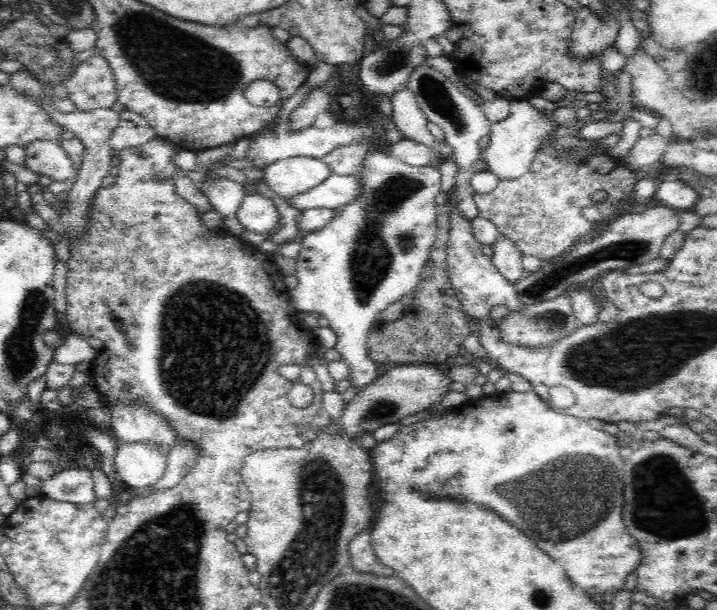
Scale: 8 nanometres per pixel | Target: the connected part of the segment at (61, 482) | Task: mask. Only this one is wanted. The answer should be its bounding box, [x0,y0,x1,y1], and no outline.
[42,469,97,504]

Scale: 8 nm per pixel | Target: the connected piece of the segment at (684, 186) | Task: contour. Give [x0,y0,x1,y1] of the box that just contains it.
[655,181,700,210]

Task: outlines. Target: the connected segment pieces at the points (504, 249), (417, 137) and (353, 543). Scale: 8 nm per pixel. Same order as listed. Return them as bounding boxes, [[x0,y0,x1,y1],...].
[[491,234,528,286],[391,86,457,165],[349,530,394,577]]

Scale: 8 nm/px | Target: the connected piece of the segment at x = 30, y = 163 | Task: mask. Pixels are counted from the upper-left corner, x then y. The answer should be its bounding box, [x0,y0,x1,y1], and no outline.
[26,140,78,182]

